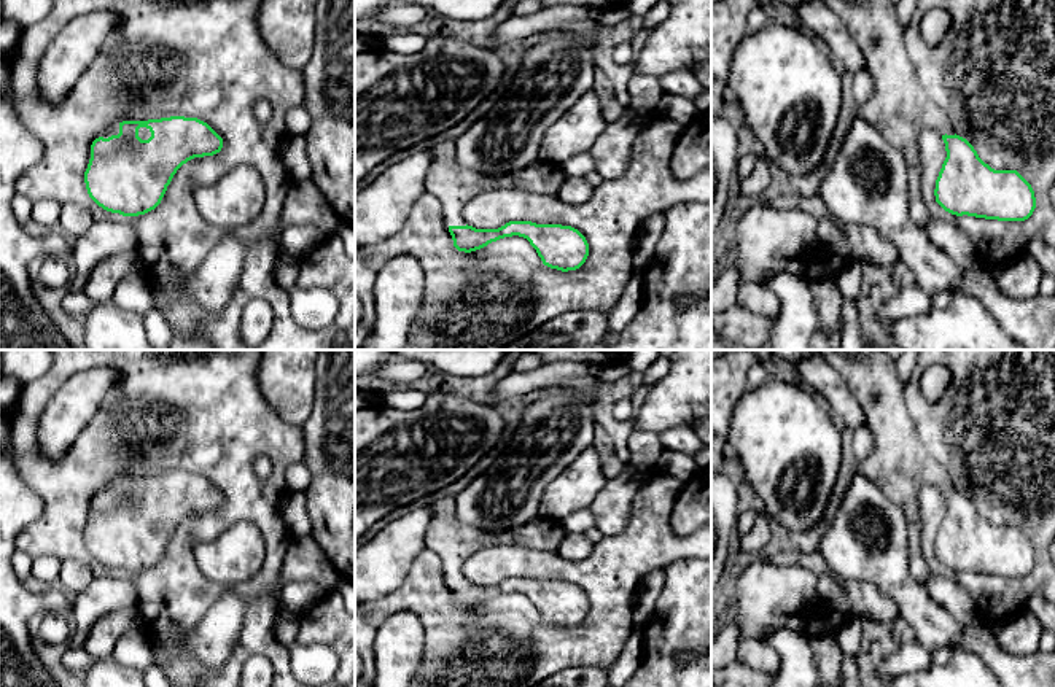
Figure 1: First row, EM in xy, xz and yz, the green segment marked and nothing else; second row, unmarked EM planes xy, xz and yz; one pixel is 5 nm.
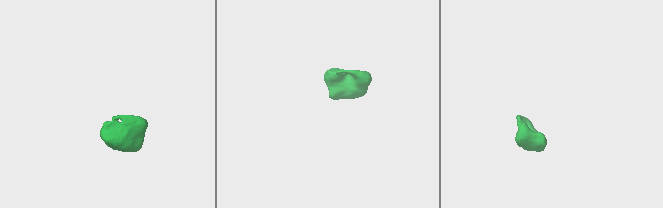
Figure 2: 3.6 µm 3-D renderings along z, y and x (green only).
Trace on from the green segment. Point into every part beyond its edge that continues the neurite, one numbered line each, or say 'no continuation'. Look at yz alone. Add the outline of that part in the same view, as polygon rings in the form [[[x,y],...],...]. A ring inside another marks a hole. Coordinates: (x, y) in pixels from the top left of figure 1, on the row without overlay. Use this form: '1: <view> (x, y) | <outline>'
1: yz (899, 465) | [[[818,350],[843,377],[859,401],[864,426],[874,437],[872,453],[858,472],[896,503],[909,523],[909,569],[926,584],[931,572],[921,550],[918,491],[921,487],[947,490],[945,469],[925,447],[905,404],[905,382],[897,377],[896,359],[883,350]]]

